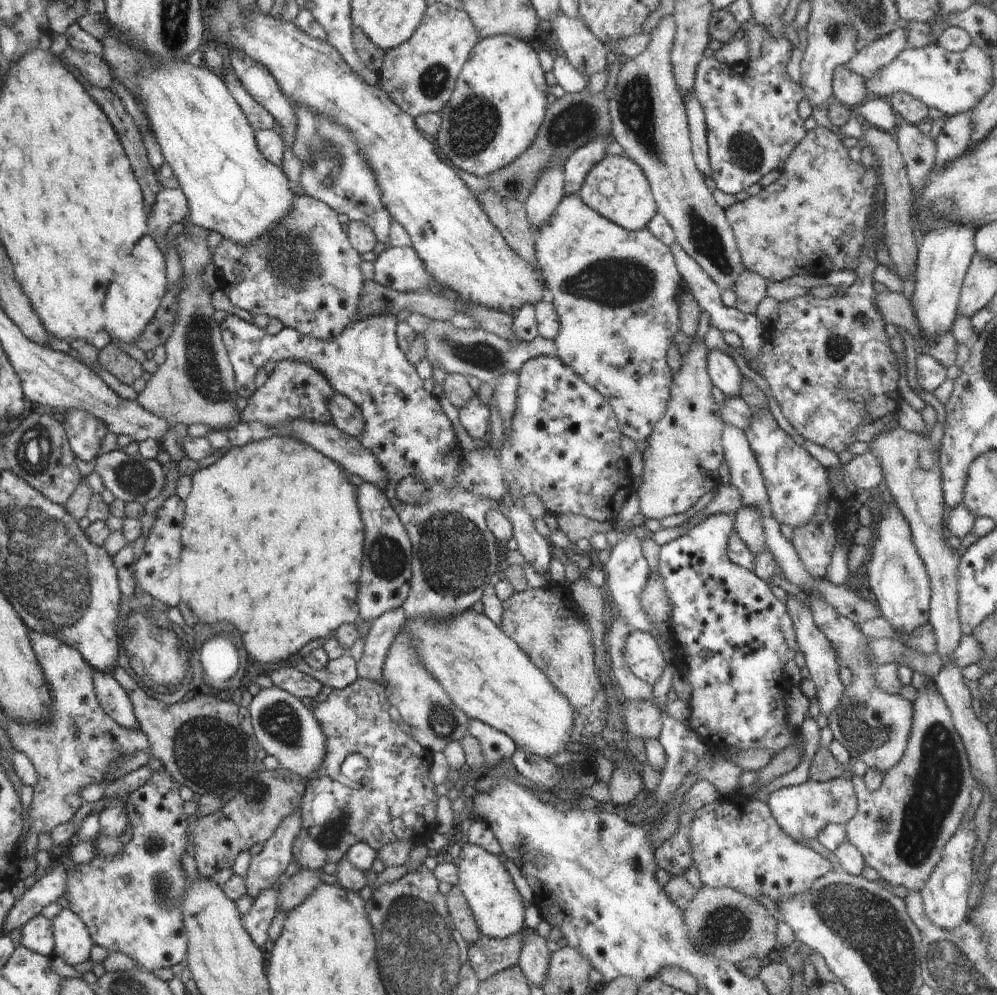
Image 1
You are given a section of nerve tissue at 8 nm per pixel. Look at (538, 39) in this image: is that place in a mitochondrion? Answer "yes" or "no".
no

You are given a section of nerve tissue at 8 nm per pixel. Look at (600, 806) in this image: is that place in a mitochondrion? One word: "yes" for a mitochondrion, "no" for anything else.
no

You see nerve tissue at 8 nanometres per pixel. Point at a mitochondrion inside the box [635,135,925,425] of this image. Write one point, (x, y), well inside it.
(704, 236)

